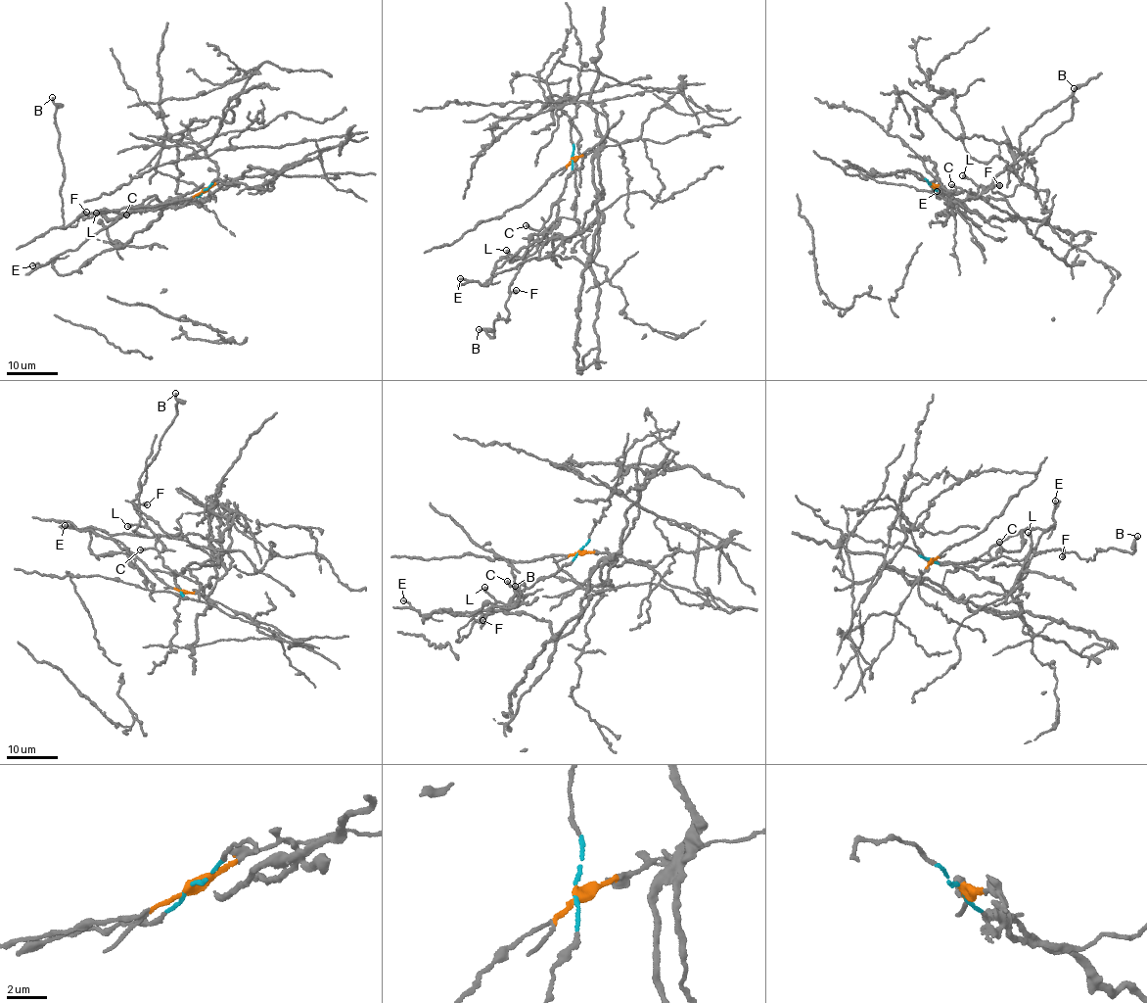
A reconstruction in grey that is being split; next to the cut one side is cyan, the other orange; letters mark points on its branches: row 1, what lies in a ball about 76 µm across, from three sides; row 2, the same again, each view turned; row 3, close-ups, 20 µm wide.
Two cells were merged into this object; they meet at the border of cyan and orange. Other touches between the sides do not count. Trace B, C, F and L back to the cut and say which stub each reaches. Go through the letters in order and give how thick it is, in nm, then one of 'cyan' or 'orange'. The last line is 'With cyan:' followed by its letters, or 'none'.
B: 240 nm | cyan
C: 240 nm | cyan
F: 400 nm | cyan
L: 440 nm | cyan
With cyan: B, C, F, L

